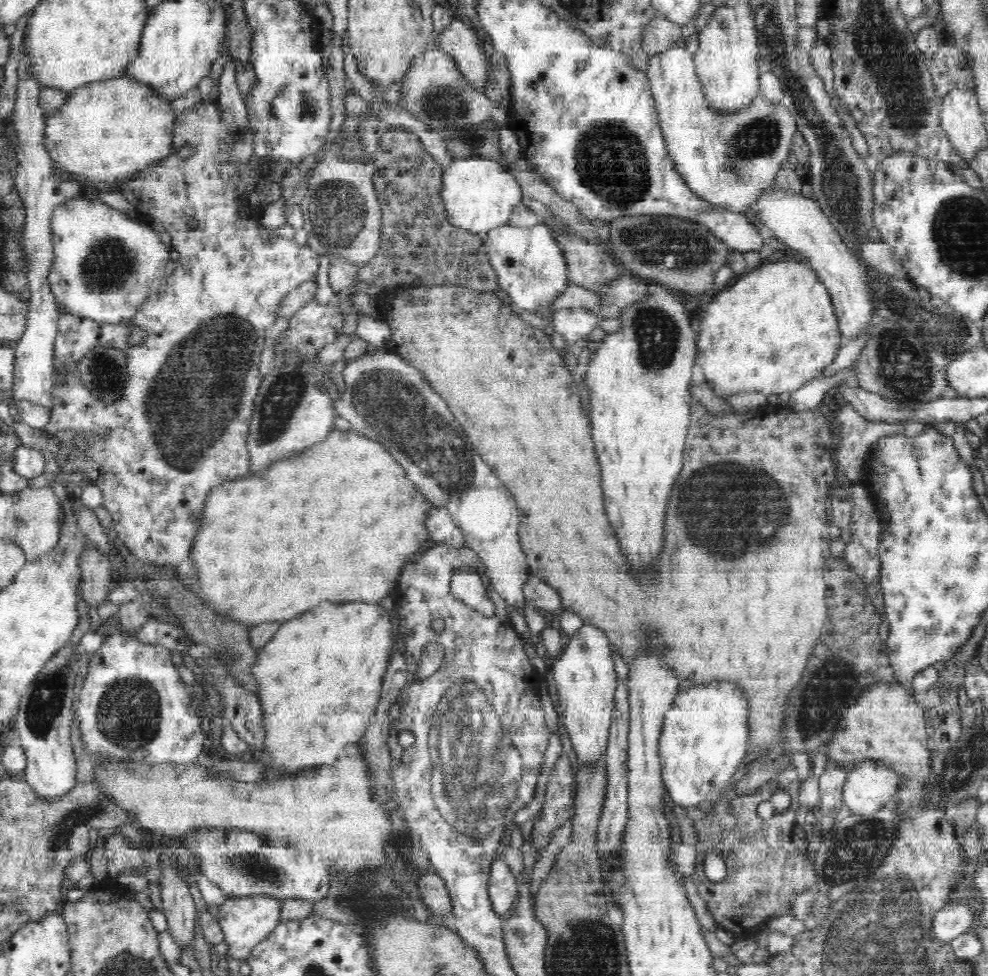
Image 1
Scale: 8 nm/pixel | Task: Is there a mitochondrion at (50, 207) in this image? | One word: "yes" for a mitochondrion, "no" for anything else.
no

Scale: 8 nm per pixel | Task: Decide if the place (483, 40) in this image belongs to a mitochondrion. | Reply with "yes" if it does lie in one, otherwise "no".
no

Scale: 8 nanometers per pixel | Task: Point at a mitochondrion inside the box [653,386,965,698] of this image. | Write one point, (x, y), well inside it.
(760, 516)

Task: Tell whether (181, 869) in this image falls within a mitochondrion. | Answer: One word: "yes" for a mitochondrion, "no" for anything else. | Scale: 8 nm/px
no

